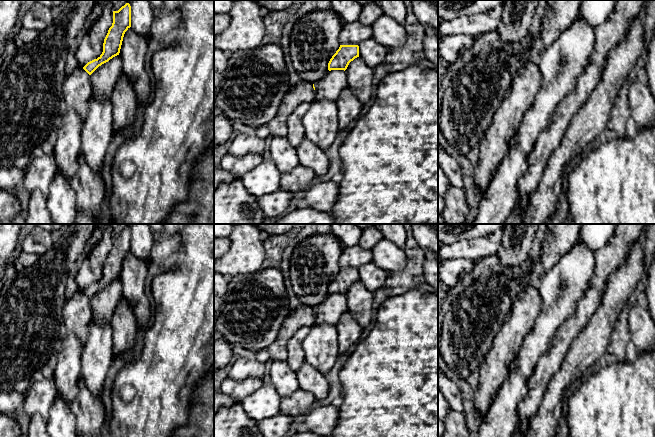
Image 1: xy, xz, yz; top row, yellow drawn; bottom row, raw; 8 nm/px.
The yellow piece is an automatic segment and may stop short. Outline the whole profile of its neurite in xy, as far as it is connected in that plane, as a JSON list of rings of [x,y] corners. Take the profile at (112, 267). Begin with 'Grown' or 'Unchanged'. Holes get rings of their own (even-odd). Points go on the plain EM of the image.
Unchanged. [[[126,227],[118,235],[113,235],[113,247],[104,263],[102,278],[83,291],[89,299],[99,290],[119,279],[124,258],[130,251],[131,230],[129,227]]]

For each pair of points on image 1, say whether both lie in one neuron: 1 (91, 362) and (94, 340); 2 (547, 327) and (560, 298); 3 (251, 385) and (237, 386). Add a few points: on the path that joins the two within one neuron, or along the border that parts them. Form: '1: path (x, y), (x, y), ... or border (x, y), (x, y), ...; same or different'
1: path (94, 357), (94, 345); same
2: path (549, 320), (558, 305); same
3: path (248, 386), (240, 386); same

